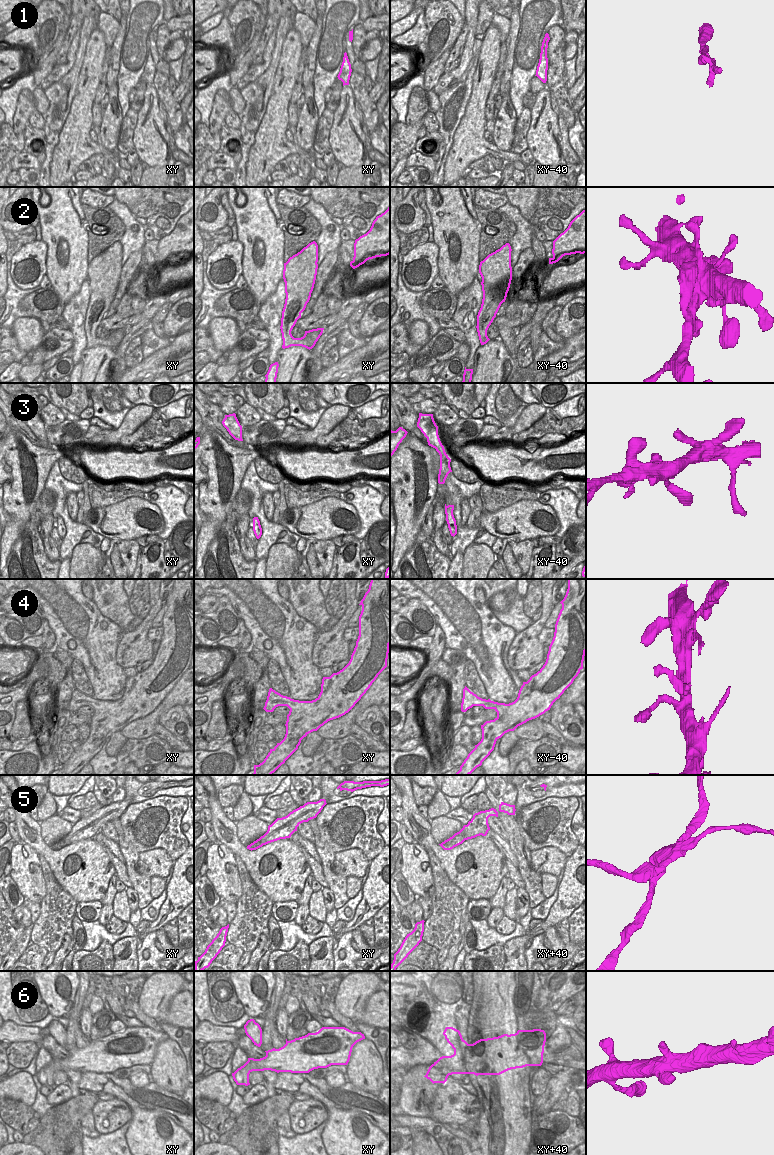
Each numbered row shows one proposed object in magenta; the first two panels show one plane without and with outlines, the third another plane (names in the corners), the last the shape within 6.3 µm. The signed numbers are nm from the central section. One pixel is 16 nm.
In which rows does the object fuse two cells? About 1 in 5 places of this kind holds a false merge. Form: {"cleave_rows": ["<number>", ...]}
{"cleave_rows": ["5"]}

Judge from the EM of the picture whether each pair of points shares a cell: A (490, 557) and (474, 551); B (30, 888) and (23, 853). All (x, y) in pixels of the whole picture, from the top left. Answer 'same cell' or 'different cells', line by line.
A: same cell
B: same cell

